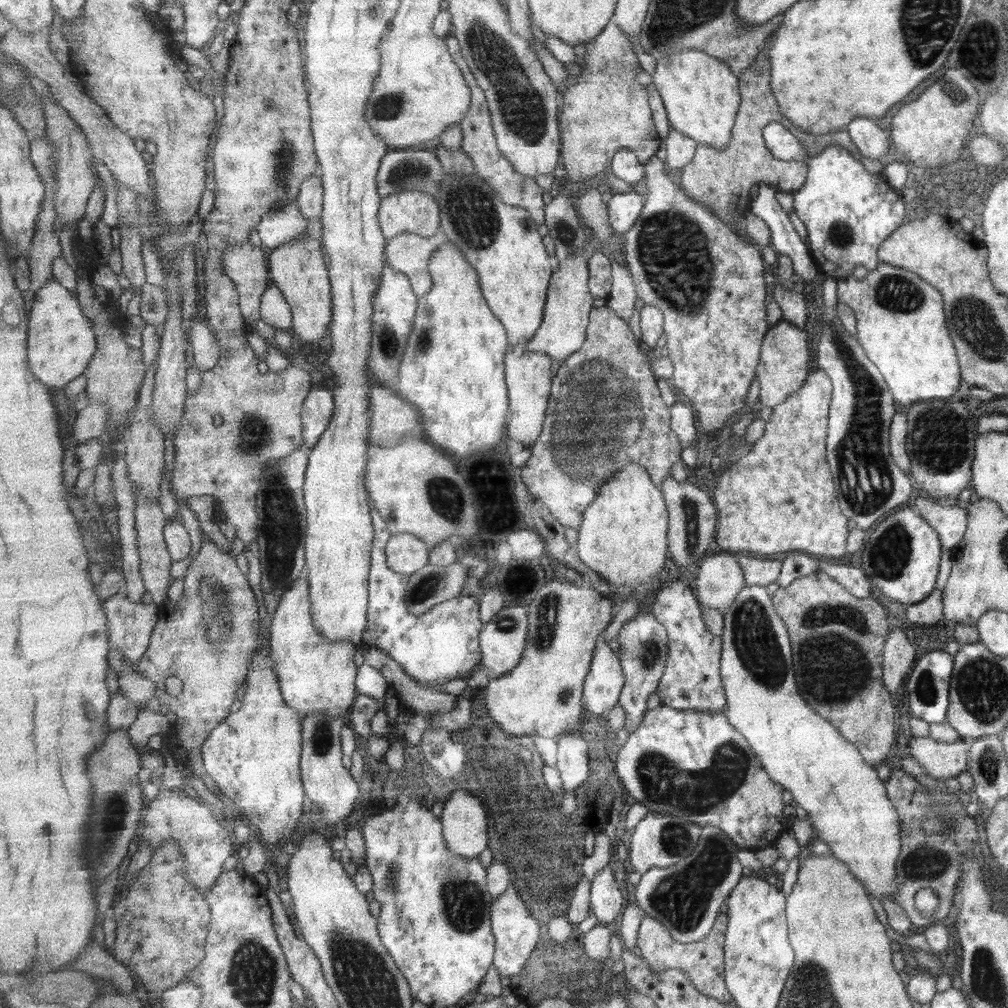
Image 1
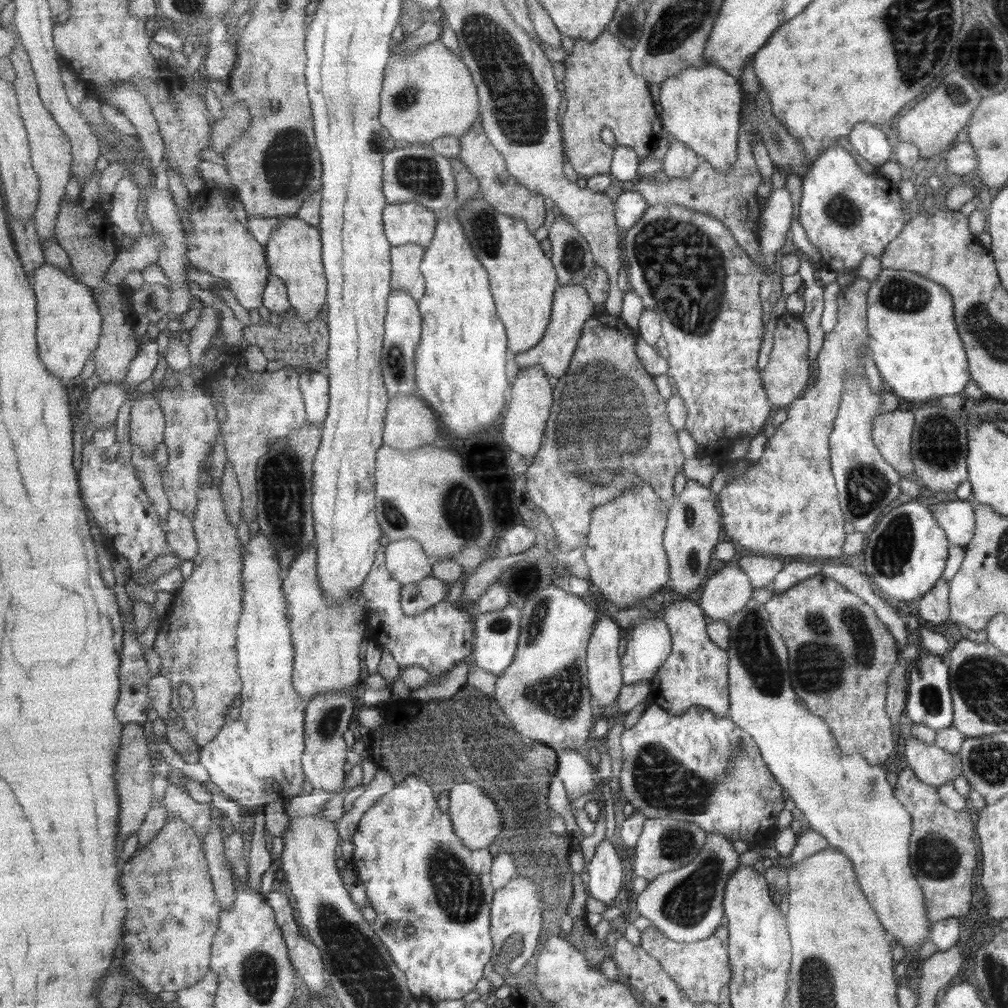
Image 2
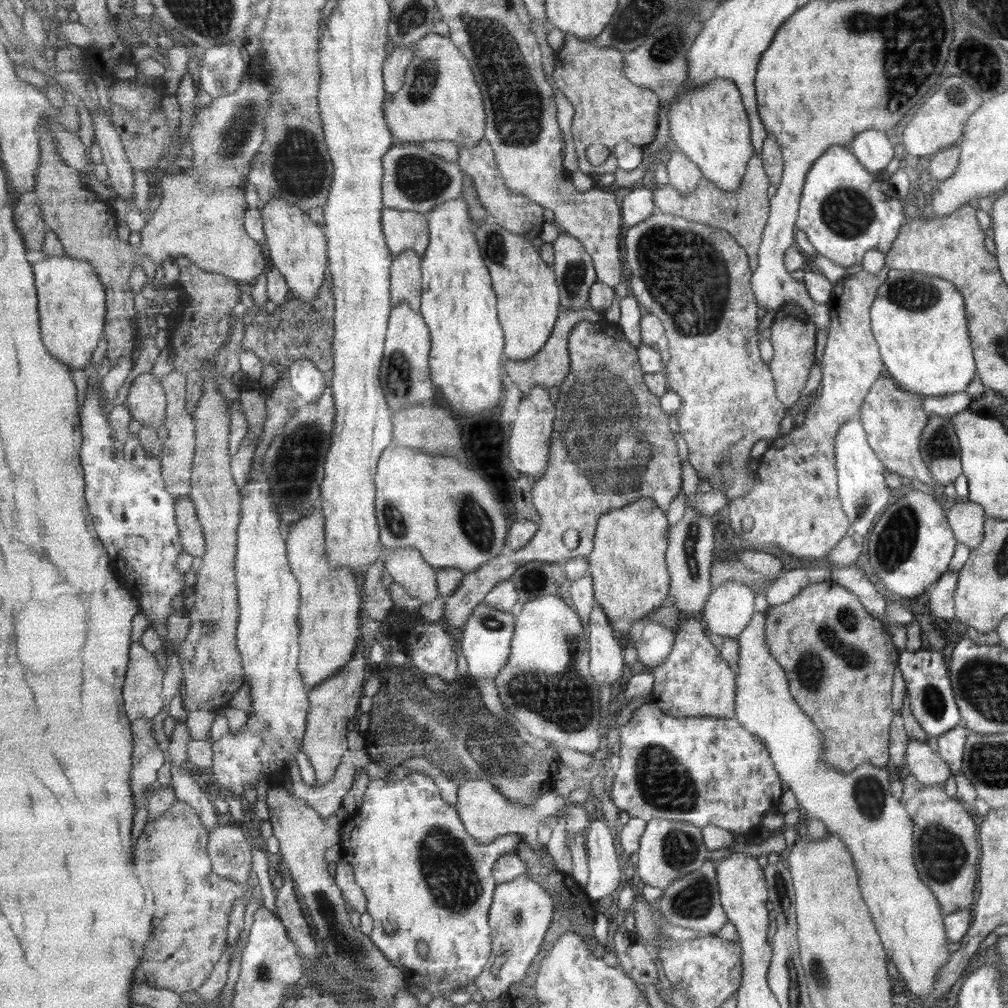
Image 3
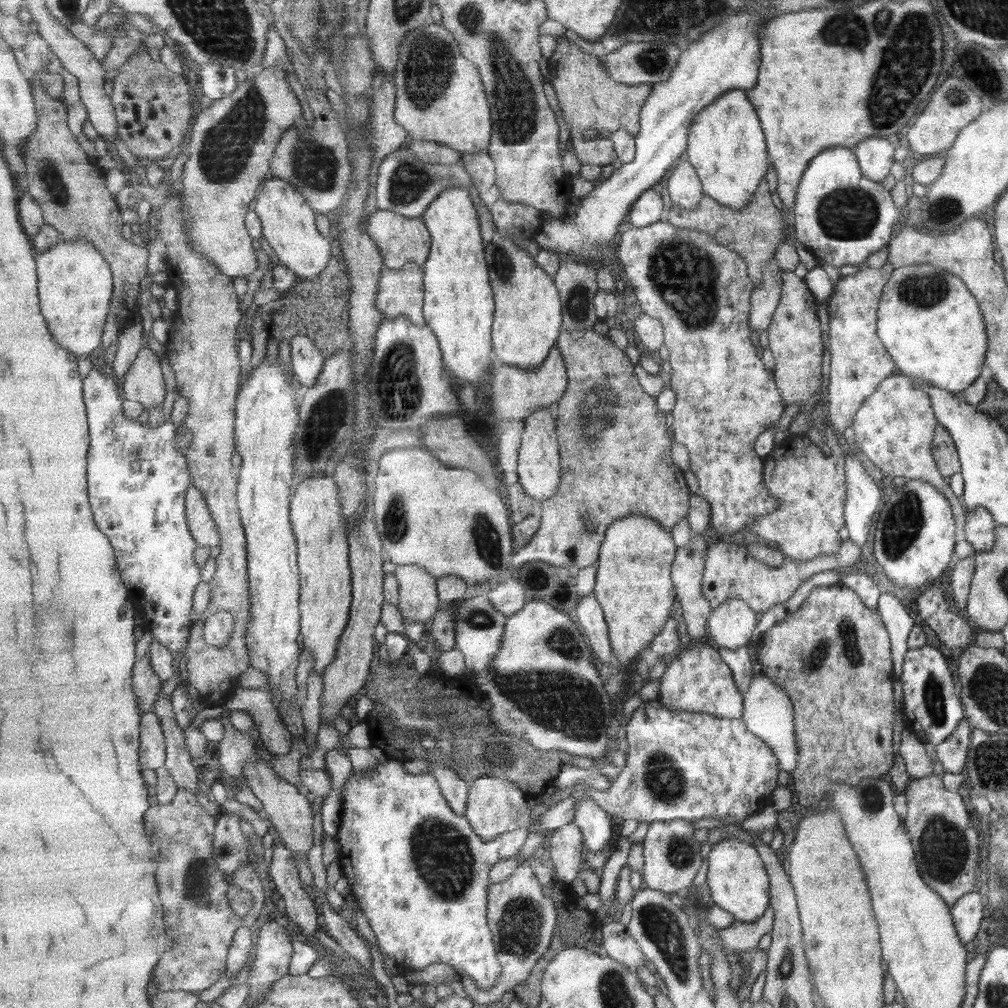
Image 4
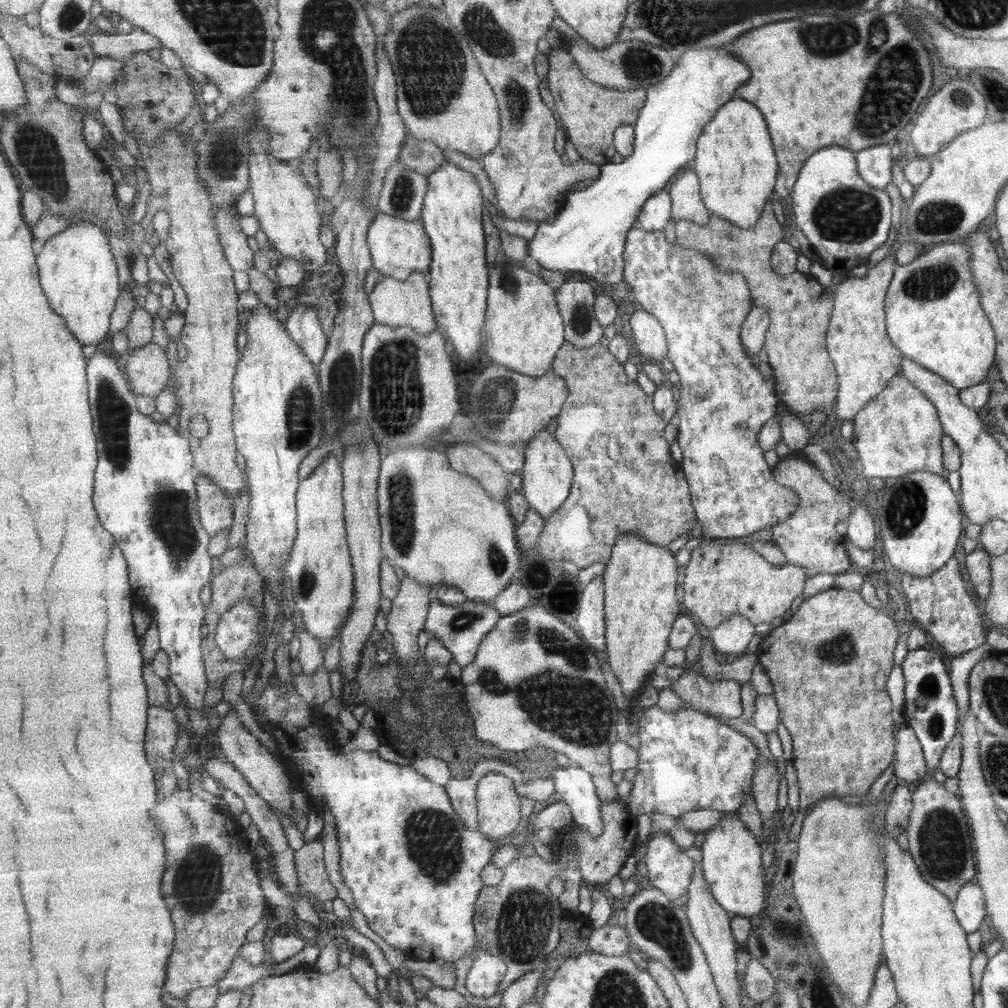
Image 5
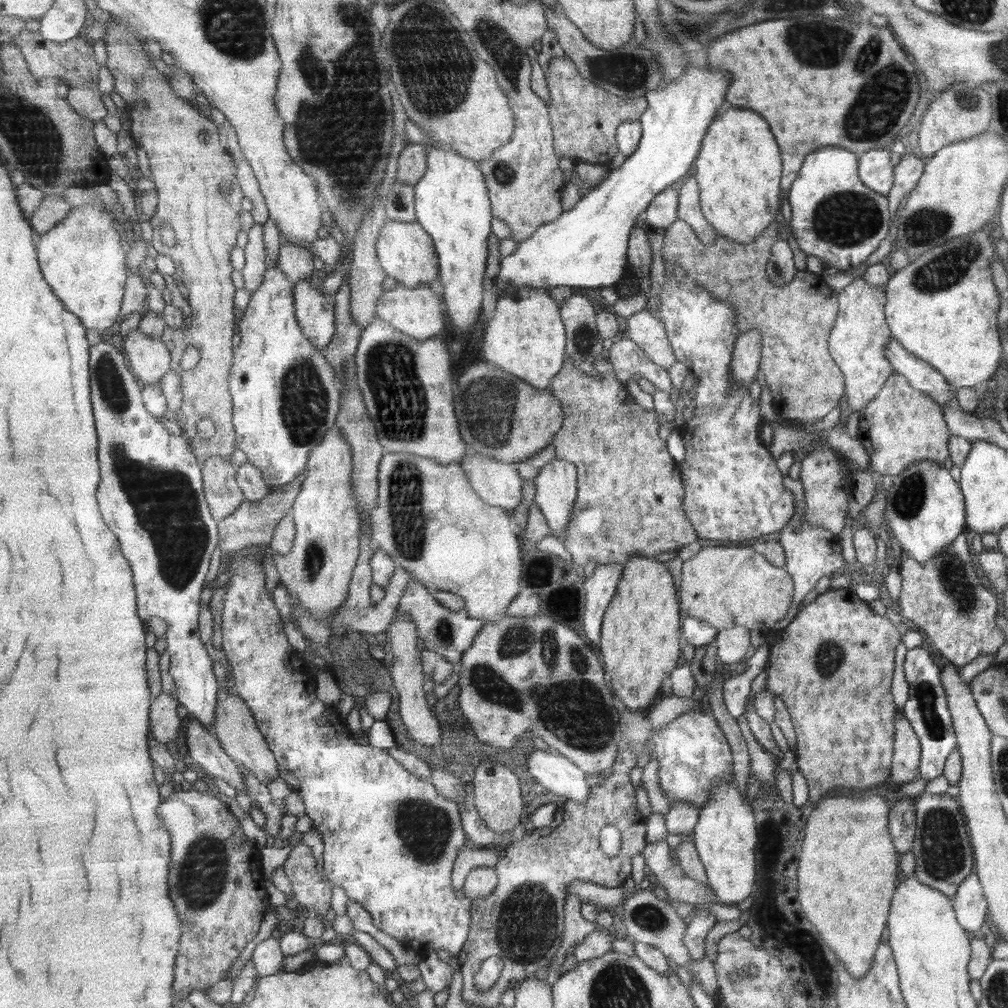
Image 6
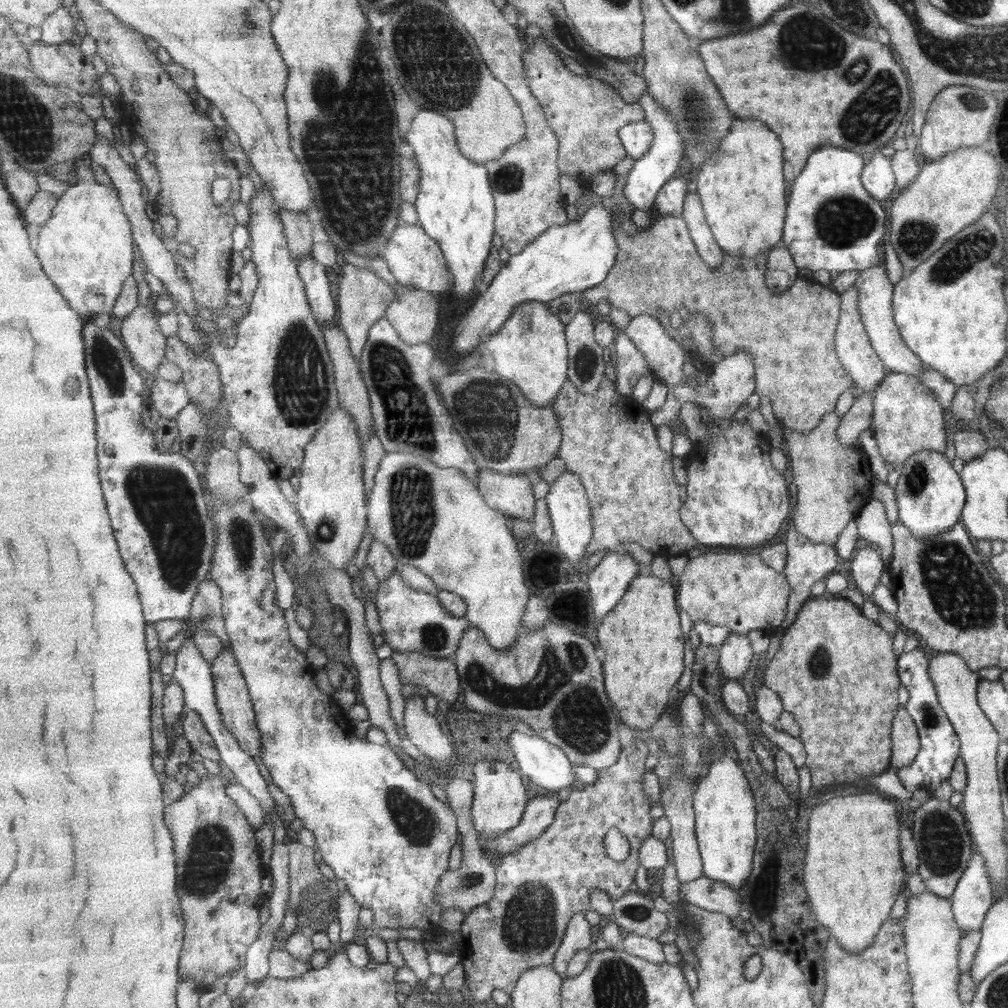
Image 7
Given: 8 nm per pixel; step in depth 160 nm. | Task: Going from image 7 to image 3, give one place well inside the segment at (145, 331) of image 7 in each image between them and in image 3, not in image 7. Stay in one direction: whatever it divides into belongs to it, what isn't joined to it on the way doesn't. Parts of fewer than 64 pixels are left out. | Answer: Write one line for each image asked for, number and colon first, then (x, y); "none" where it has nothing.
3: (147, 400)
4: (144, 382)
5: (149, 373)
6: (149, 358)

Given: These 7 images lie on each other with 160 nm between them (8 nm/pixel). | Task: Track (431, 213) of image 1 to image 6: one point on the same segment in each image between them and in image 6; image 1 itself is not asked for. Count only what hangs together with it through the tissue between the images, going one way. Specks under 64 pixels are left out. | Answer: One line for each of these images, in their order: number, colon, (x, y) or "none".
2: (406, 223)
3: (404, 230)
4: (400, 239)
5: (399, 248)
6: (406, 251)

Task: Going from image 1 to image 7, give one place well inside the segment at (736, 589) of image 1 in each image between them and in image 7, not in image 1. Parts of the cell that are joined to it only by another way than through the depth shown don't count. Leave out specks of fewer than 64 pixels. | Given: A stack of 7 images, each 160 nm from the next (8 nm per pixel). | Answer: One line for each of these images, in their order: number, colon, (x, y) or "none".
2: (728, 590)
3: (728, 610)
4: (730, 625)
5: (729, 638)
6: (732, 643)
7: (735, 652)

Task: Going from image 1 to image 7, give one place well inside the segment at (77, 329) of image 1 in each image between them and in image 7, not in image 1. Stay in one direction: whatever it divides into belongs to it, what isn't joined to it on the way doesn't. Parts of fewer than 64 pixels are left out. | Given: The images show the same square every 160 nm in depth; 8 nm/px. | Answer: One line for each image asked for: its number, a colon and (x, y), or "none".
2: (70, 324)
3: (72, 301)
4: (76, 283)
5: (78, 272)
6: (82, 258)
7: (87, 248)

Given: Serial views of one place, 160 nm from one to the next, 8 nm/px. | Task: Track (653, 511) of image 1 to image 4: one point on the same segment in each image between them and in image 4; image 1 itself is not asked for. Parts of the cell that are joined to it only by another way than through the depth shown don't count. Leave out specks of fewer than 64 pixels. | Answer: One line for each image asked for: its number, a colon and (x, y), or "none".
2: (626, 555)
3: (631, 577)
4: (634, 584)

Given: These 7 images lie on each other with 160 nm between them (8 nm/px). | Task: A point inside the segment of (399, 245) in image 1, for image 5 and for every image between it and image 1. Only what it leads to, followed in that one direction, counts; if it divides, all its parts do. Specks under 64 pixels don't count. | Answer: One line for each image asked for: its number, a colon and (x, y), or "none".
2: (407, 259)
3: (407, 280)
4: (402, 292)
5: (396, 303)

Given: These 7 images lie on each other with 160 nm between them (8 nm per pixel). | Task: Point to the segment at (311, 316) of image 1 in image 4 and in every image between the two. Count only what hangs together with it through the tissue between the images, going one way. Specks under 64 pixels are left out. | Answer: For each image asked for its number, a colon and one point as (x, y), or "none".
2: (294, 253)
3: (298, 246)
4: (289, 223)

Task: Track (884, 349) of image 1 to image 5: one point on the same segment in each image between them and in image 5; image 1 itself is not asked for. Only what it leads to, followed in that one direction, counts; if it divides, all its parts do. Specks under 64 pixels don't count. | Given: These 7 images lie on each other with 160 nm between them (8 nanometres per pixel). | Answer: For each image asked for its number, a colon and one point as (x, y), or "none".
2: (912, 340)
3: (918, 322)
4: (928, 322)
5: (933, 316)

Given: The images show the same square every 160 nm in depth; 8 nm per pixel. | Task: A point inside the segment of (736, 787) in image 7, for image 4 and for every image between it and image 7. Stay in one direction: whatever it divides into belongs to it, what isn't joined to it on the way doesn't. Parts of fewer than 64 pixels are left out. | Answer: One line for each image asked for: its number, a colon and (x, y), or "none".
4: (736, 877)
5: (730, 862)
6: (724, 836)

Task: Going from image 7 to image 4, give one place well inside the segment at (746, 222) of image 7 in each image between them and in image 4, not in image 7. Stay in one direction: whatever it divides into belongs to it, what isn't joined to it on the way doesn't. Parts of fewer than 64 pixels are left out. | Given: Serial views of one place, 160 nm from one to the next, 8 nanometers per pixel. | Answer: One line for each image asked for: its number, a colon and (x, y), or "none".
4: (726, 147)
5: (735, 164)
6: (738, 167)

